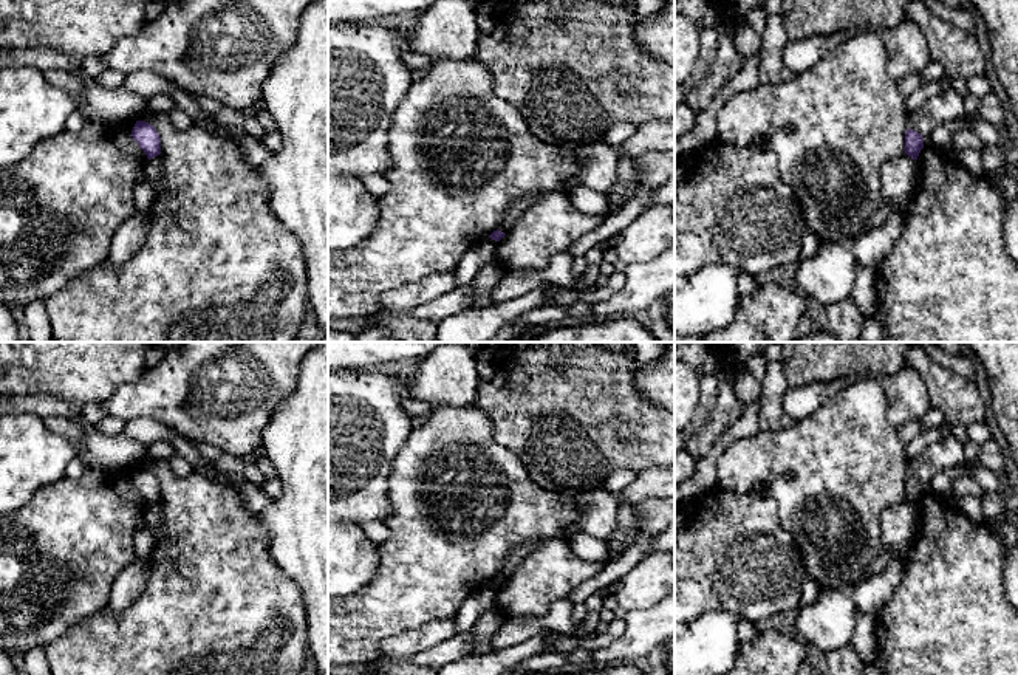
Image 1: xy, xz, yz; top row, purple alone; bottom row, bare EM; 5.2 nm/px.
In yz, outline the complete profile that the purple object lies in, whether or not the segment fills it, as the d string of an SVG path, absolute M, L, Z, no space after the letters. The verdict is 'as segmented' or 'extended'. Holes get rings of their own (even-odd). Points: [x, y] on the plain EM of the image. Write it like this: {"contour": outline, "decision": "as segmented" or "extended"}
{"contour": "M908 475L905 480L905 500L913 506L917 506L921 497L924 495L924 485L916 477Z", "decision": "as segmented"}

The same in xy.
{"contour": "M136 468L132 483L145 499L149 506L161 502L161 485L152 471L145 468Z", "decision": "as segmented"}

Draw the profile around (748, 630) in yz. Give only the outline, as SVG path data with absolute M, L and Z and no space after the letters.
M744 618L738 622L738 644L740 647L747 642L753 642L760 638L766 627L766 622L747 621Z

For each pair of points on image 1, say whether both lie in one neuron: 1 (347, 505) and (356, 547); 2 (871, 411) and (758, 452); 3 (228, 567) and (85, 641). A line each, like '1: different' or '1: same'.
1: different
2: same
3: same

